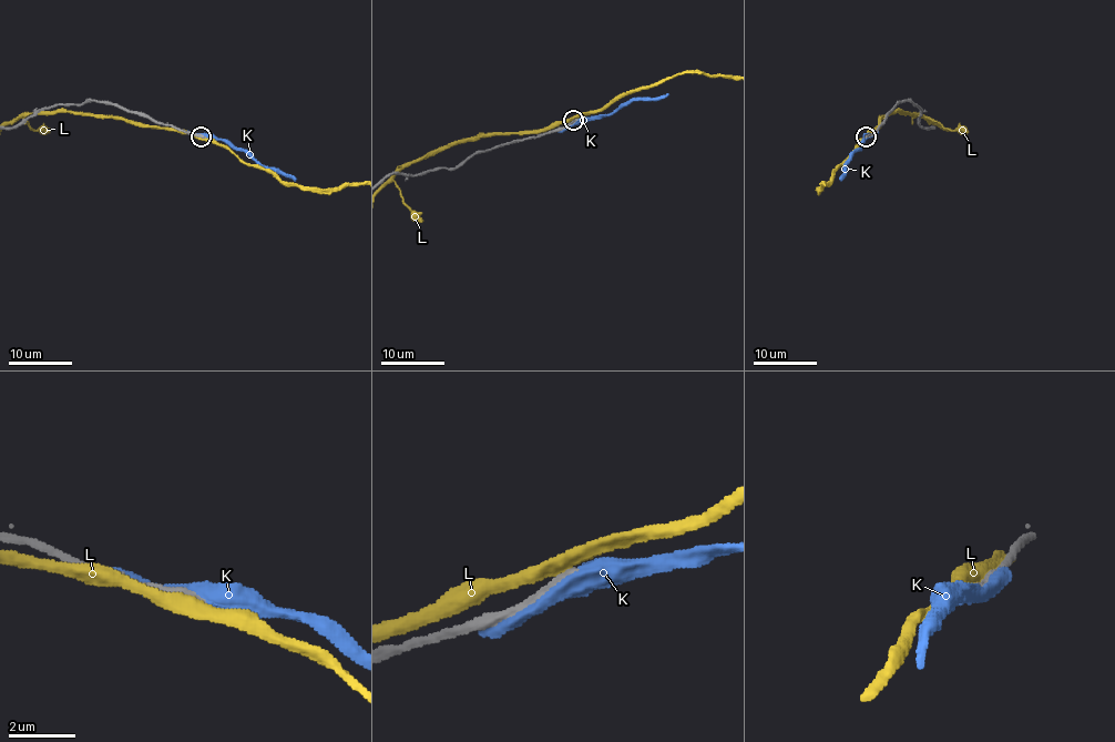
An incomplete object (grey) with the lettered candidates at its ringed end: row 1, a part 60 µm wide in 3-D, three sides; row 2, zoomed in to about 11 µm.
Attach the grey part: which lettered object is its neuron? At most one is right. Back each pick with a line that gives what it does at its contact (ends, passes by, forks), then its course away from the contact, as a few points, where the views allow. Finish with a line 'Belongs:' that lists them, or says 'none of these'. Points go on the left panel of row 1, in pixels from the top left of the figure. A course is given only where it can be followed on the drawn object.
Belongs: none of these

